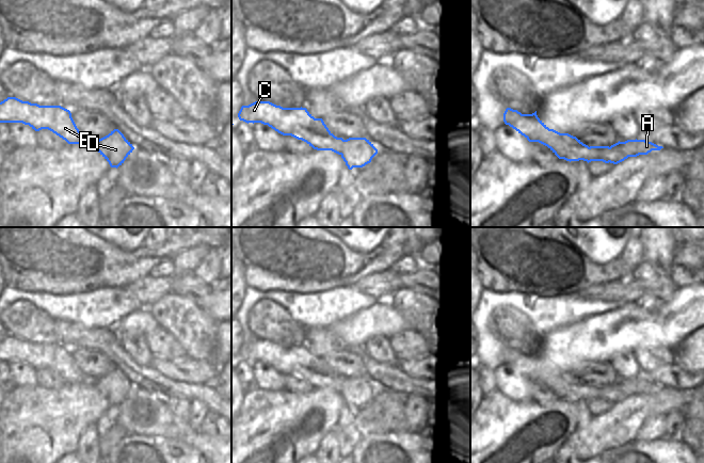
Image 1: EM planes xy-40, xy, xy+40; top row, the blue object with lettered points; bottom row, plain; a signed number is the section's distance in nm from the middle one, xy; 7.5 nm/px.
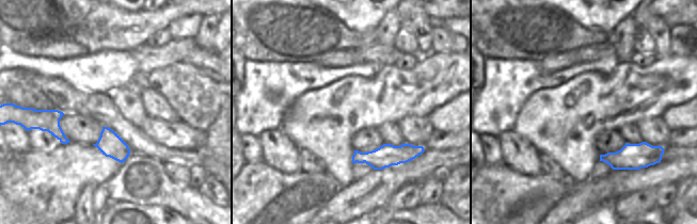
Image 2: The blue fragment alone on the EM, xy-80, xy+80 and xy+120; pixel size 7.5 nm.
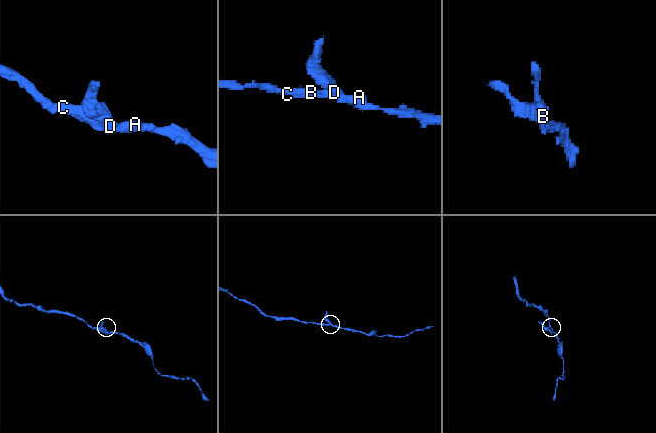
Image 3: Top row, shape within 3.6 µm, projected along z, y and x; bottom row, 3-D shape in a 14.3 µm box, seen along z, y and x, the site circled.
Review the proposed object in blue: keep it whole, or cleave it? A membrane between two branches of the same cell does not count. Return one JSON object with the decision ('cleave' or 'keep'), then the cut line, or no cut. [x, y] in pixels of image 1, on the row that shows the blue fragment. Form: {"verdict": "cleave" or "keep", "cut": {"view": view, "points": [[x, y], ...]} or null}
{"verdict": "cleave", "cut": {"view": "xy+40", "points": [[587, 161], [596, 157], [604, 157], [609, 161]]}}

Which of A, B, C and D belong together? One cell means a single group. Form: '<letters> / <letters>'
A B C / D

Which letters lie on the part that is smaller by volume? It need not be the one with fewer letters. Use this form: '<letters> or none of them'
D

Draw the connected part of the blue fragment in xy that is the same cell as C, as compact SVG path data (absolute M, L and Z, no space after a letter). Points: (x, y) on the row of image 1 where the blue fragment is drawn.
M255 101L242 106L238 117L245 123L268 125L283 135L306 142L317 150L332 150L341 155L342 138L335 137L322 118L315 118L306 108L283 108L270 101Z

